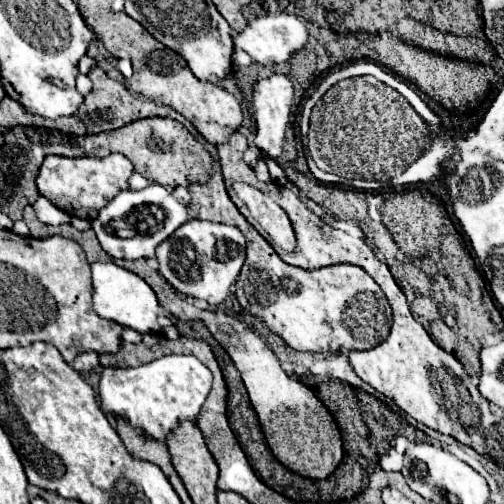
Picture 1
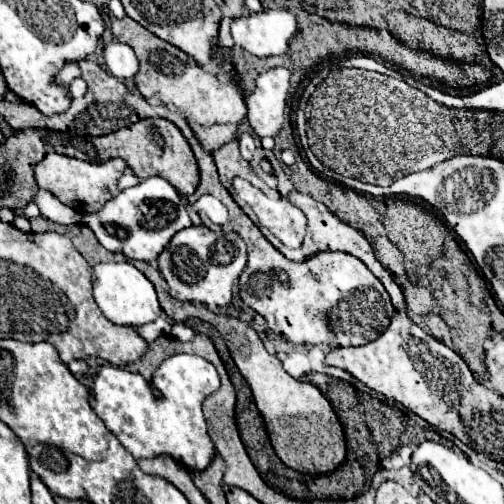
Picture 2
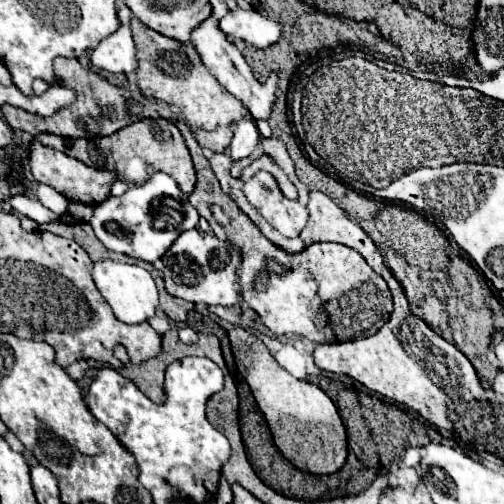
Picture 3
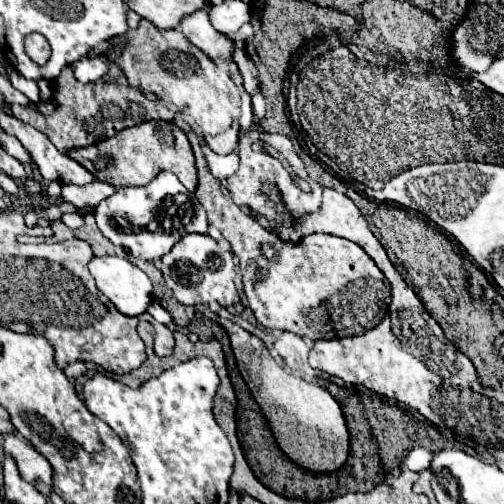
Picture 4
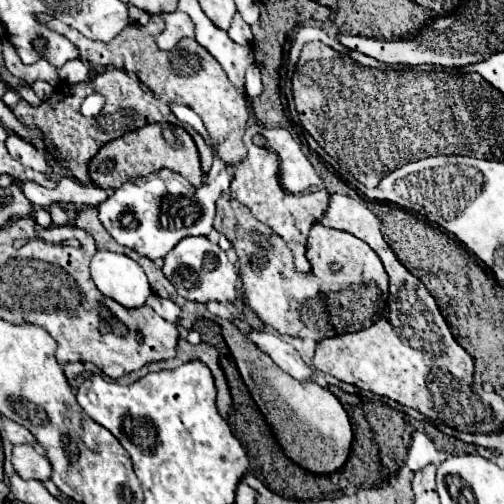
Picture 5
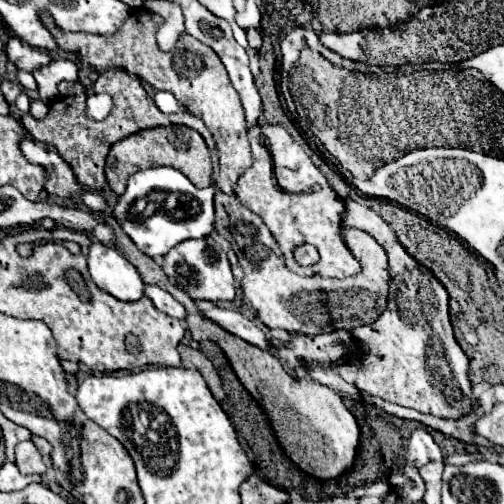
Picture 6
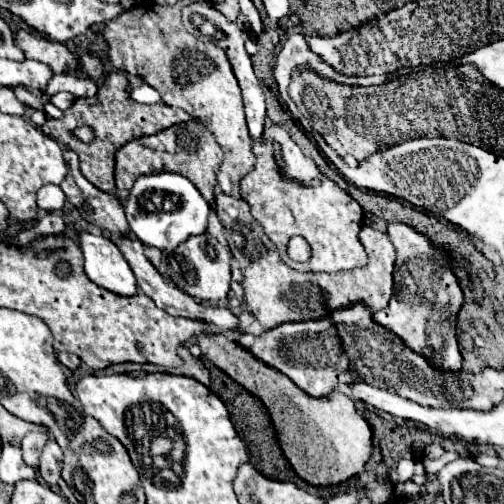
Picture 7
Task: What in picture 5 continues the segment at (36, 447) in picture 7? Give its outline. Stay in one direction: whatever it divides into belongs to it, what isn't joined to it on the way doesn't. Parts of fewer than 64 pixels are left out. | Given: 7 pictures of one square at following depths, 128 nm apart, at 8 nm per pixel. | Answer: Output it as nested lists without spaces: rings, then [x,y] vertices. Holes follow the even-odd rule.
[[[30,444],[14,446],[14,450],[12,450],[12,464],[14,464],[16,474],[20,478],[24,478],[24,480],[34,478],[34,480],[44,482],[52,474],[52,466],[50,466],[48,458],[38,454]]]

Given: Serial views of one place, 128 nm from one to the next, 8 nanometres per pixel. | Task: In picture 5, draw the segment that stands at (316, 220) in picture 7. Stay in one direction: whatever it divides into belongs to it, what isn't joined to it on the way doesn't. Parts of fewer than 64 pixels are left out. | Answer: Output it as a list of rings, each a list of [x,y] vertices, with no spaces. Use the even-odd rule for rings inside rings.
[[[248,128],[248,132],[244,134],[244,144],[248,148],[248,154],[244,160],[240,160],[240,164],[236,164],[236,176],[232,180],[232,198],[242,202],[252,214],[254,218],[258,218],[262,224],[270,226],[292,250],[294,254],[294,266],[296,270],[303,274],[311,272],[310,266],[306,266],[306,236],[310,232],[310,226],[322,218],[322,214],[328,208],[328,192],[326,188],[320,188],[316,192],[302,192],[292,196],[290,192],[284,192],[284,188],[280,188],[280,176],[278,176],[278,164],[280,160],[276,160],[276,154],[260,148],[252,142],[252,136],[256,136],[252,132],[252,128]]]

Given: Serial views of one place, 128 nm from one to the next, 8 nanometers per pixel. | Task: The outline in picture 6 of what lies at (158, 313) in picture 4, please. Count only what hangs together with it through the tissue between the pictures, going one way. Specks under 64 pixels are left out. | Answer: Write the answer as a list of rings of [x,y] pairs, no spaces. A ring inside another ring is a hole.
[[[146,286],[144,294],[154,302],[154,306],[156,306],[160,312],[164,312],[164,314],[168,314],[168,316],[172,316],[172,318],[184,318],[184,316],[186,316],[184,306],[182,306],[178,300],[174,300],[166,290],[162,290],[162,288],[158,288],[158,286]]]

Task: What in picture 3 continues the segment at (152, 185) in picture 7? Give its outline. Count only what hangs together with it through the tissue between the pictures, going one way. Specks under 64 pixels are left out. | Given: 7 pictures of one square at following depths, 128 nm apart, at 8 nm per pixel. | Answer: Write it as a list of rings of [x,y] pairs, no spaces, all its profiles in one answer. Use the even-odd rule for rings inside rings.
[[[156,172],[142,186],[134,184],[122,196],[112,196],[94,206],[90,226],[106,248],[146,262],[156,262],[184,230],[198,226],[198,218],[198,212],[190,206],[176,182],[168,174]]]

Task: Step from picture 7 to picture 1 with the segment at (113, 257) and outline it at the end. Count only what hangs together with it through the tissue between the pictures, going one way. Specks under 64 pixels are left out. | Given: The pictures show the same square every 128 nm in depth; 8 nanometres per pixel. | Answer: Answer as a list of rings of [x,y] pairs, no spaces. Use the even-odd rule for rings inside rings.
[[[94,262],[90,264],[92,270],[92,302],[94,302],[94,312],[100,318],[114,320],[120,326],[132,328],[136,332],[160,332],[160,326],[156,322],[158,314],[158,298],[154,290],[134,272],[128,272],[114,262]]]

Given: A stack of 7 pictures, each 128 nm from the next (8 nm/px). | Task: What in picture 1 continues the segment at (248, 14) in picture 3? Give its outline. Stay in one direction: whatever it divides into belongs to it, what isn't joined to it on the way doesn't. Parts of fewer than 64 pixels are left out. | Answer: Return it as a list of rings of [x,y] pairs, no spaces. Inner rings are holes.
[[[286,12],[258,16],[242,32],[234,36],[234,46],[242,48],[256,64],[262,64],[262,66],[284,64],[294,52],[302,50],[306,42],[308,42],[306,26],[294,14],[286,14]]]

